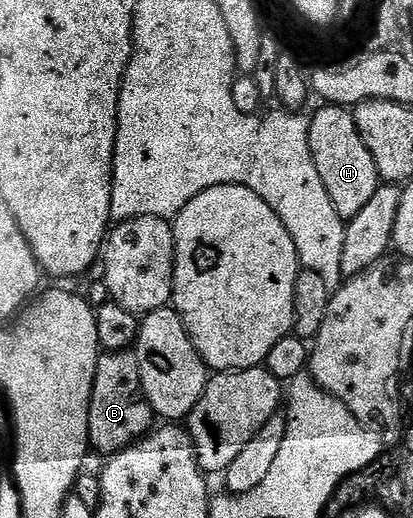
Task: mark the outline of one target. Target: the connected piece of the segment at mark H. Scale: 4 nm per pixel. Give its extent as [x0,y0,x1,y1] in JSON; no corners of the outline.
[308,105,382,221]

